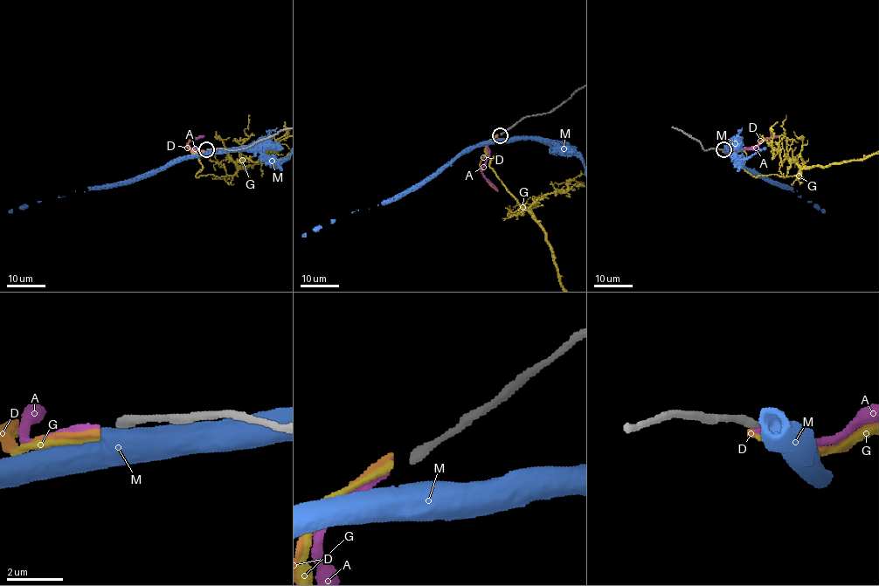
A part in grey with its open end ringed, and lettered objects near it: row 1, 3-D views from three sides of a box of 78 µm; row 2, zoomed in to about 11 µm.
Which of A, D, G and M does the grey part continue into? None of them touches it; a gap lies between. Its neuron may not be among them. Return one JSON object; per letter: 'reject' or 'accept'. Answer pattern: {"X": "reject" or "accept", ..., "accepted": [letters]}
{"A": "reject", "D": "reject", "G": "reject", "M": "reject", "accepted": []}

